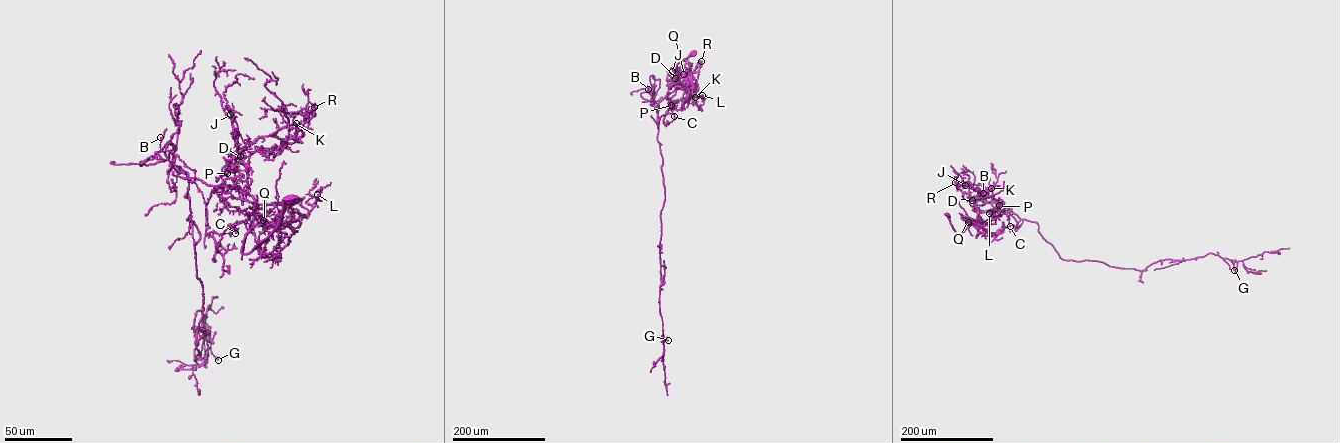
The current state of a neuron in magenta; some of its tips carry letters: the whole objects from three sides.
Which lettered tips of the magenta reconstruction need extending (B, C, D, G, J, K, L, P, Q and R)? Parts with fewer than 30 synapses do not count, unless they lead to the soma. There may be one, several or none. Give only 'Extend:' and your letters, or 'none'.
Extend: B

